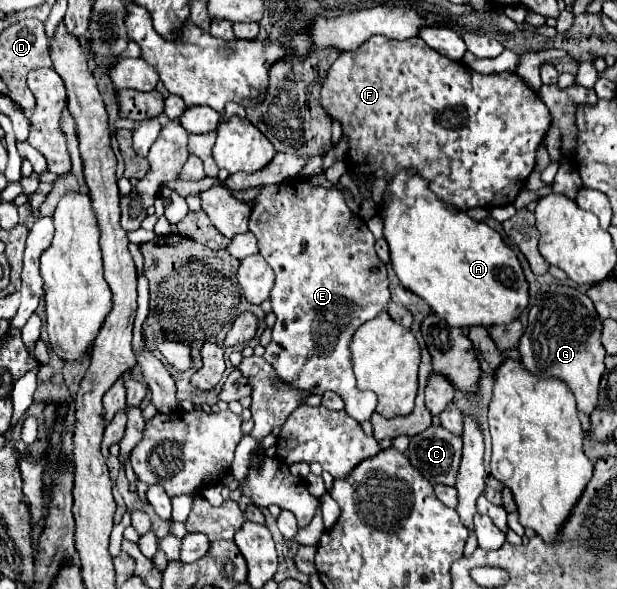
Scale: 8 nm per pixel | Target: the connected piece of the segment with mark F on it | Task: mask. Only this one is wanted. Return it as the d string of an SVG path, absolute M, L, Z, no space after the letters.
M378 34L378 36L368 38L358 50L342 52L336 58L336 62L330 66L330 70L328 70L328 74L326 74L324 82L322 82L320 104L328 112L328 116L332 120L338 120L342 124L342 134L348 138L348 158L346 158L348 164L346 164L346 168L360 184L366 178L374 176L374 172L378 168L384 168L390 176L396 176L396 172L402 172L402 170L412 170L412 172L420 174L428 182L428 188L432 192L436 192L436 196L442 202L452 204L454 208L458 208L462 212L466 212L470 208L476 208L476 206L506 206L506 204L512 204L516 200L520 188L524 186L526 178L534 170L536 148L540 146L540 142L546 136L546 130L550 128L550 112L548 112L548 108L528 88L528 84L524 84L524 80L520 80L518 74L514 74L514 72L500 72L500 74L490 74L490 76L478 74L472 68L468 68L466 64L452 62L446 56L438 54L434 48L430 48L420 38L416 38L416 40L390 40L390 38Z

